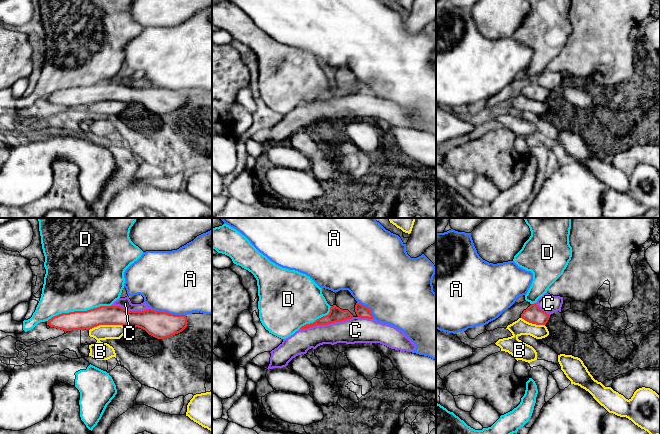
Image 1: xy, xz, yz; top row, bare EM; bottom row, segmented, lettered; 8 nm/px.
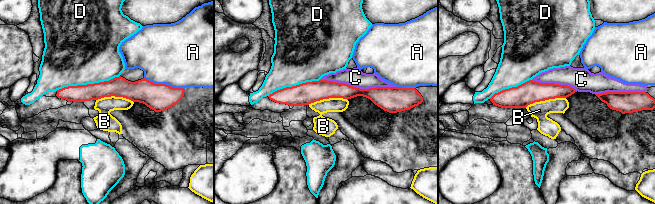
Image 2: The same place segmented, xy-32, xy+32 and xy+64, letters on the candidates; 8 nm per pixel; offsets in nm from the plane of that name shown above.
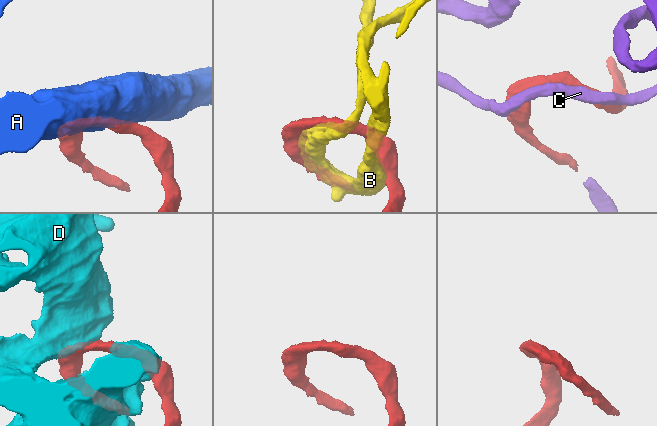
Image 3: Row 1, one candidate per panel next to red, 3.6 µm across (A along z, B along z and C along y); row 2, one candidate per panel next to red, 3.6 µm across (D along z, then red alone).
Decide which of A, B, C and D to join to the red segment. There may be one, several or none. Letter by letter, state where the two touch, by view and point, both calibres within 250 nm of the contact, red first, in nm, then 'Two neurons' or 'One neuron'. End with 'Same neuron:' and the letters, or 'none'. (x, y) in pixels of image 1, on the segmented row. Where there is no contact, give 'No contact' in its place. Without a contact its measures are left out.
A: Touches red at xy (168, 313). Thickness 220 nm (red) against 500 nm. Two neurons
B: Touches red at xy (107, 324). Thickness 160 nm (red) against 140 nm. Two neurons
C: Touches red at xz (326, 324). Thickness 120 nm (red) against 200 nm. One neuron
D: Touches red at xy (79, 311). Thickness 160 nm (red) against 500 nm. Two neurons
Same neuron: C

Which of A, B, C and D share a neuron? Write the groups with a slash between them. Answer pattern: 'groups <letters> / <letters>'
groups A / B / C / D

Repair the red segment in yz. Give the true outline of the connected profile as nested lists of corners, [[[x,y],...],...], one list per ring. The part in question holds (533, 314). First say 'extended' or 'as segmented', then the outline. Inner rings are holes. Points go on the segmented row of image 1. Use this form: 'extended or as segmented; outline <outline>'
extended; outline [[[545,293],[536,303],[523,311],[521,318],[532,324],[546,325],[551,314],[561,312],[562,304],[563,297]]]

